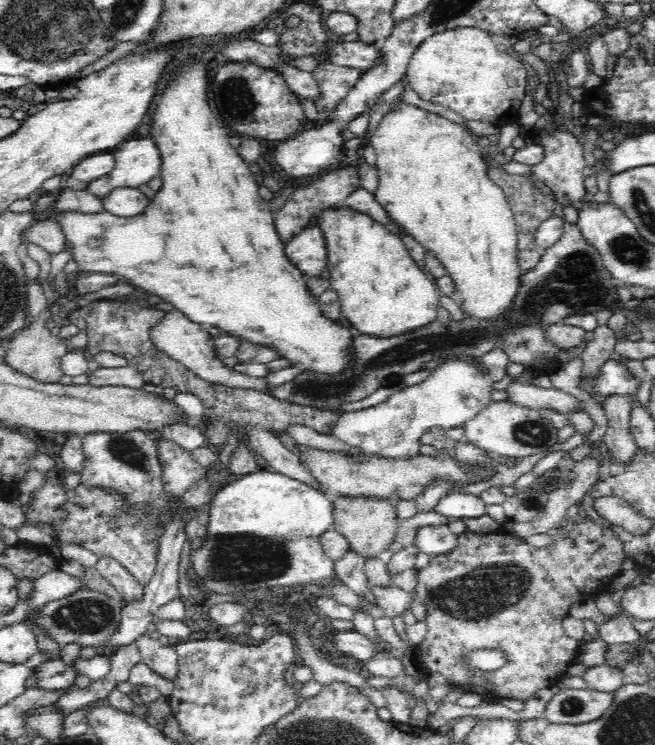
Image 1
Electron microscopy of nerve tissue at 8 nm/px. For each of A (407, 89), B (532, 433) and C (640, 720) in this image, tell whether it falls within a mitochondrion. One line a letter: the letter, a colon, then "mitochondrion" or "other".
A: other
B: mitochondrion
C: mitochondrion

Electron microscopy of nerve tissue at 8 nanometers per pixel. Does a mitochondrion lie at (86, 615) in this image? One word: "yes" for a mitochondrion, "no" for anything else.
yes

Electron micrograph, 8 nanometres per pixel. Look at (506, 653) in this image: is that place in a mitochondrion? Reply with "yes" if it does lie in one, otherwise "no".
no

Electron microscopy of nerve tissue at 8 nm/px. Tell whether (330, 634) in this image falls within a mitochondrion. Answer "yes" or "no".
no

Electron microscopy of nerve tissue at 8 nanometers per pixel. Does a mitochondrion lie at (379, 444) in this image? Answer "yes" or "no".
no

